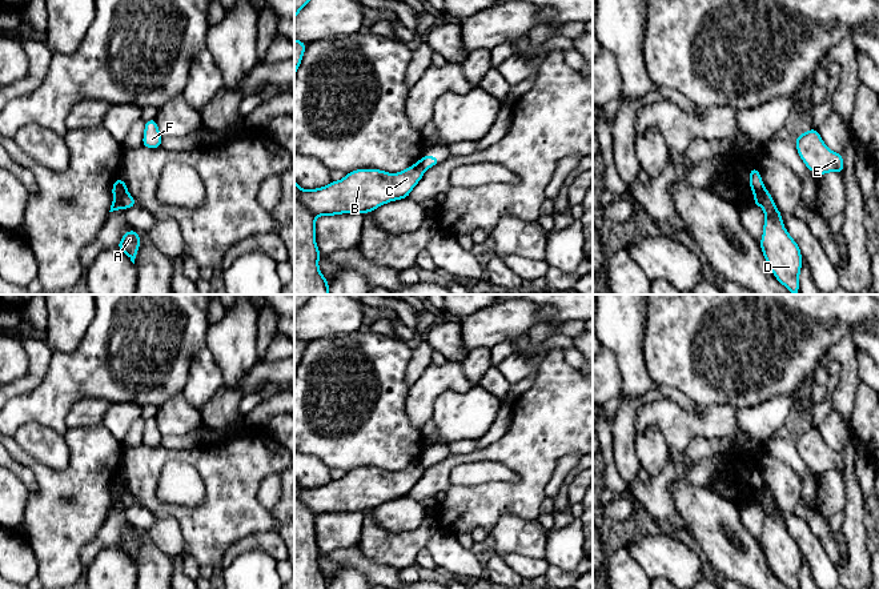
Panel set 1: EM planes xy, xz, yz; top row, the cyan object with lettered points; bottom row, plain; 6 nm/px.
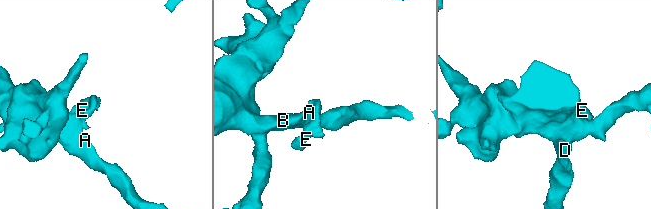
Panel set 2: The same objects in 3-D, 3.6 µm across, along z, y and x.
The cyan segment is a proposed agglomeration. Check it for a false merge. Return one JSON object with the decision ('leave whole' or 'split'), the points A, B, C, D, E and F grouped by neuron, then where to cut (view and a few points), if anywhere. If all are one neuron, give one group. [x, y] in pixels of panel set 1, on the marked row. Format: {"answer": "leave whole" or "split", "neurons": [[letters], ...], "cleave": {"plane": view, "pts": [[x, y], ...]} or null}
{"answer": "split", "neurons": [["A", "B", "C", "D"], ["E", "F"]], "cleave": {"plane": "xy", "pts": [[117, 179], [123, 191], [124, 207]]}}

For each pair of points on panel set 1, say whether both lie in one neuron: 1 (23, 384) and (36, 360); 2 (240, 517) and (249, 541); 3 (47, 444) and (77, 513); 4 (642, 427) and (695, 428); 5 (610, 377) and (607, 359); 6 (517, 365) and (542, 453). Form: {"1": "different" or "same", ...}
{"1": "same", "2": "different", "3": "different", "4": "same", "5": "same", "6": "different"}

